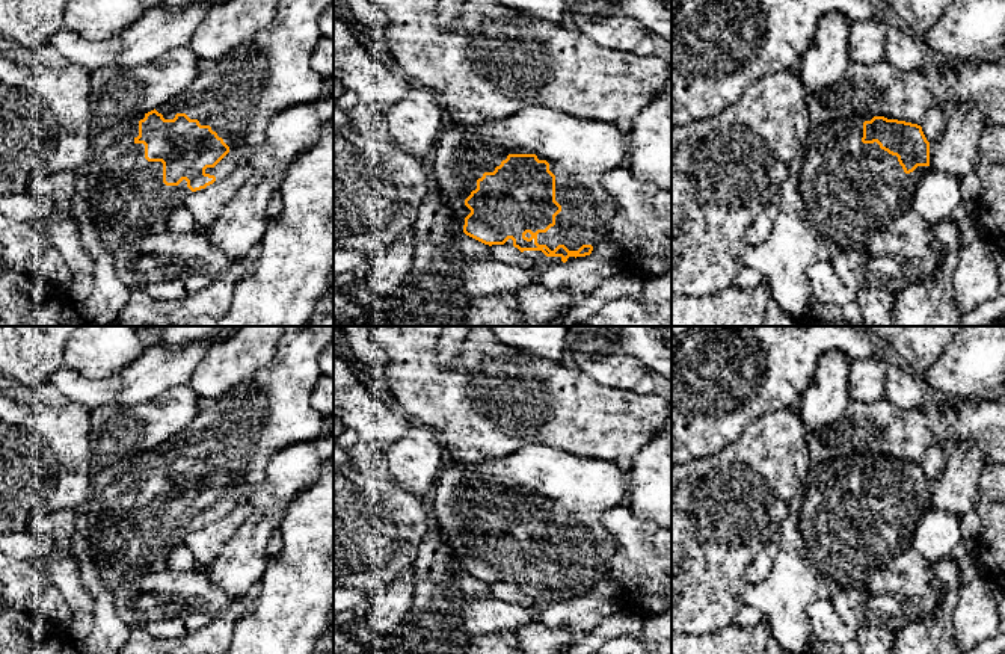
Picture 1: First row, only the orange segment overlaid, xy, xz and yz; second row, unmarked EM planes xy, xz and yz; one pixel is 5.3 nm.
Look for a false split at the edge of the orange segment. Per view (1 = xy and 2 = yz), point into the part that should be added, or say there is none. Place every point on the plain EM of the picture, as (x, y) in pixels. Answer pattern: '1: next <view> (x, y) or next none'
1: next xy (237, 435)
2: next yz (841, 530)

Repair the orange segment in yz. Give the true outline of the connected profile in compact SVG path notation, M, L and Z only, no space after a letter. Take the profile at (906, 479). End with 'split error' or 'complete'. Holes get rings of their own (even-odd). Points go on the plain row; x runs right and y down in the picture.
M851 453L848 456L841 456L836 459L827 459L822 462L812 462L809 471L803 477L803 483L794 498L789 501L789 514L780 530L780 548L777 556L773 559L773 568L768 577L761 583L748 583L742 591L742 600L745 606L755 607L762 621L770 628L774 640L788 654L804 654L809 646L813 645L809 633L807 607L821 598L831 598L841 589L850 589L866 583L880 568L889 563L899 553L911 548L911 533L914 532L919 520L930 509L930 480L927 479L922 465L917 462L887 458L884 455L868 455L868 453Z; split error

